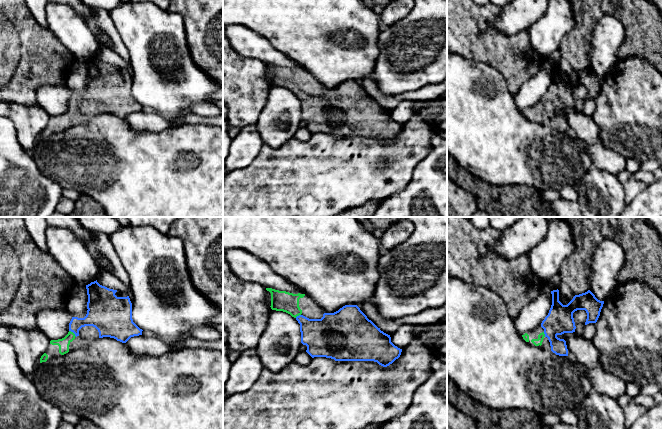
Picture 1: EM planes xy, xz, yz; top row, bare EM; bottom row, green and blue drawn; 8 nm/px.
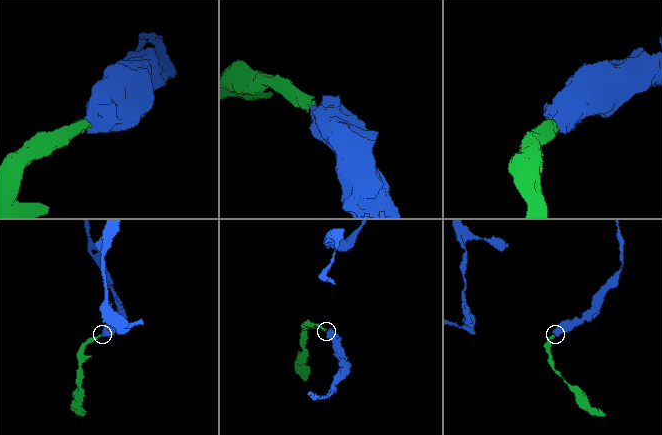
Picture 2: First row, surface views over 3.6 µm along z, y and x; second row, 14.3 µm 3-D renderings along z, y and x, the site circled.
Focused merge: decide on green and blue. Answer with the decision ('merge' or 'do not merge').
merge

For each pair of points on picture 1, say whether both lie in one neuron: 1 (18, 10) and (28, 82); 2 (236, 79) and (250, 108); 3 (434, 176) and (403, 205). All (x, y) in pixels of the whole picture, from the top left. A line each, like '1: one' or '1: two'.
1: one
2: one
3: one

